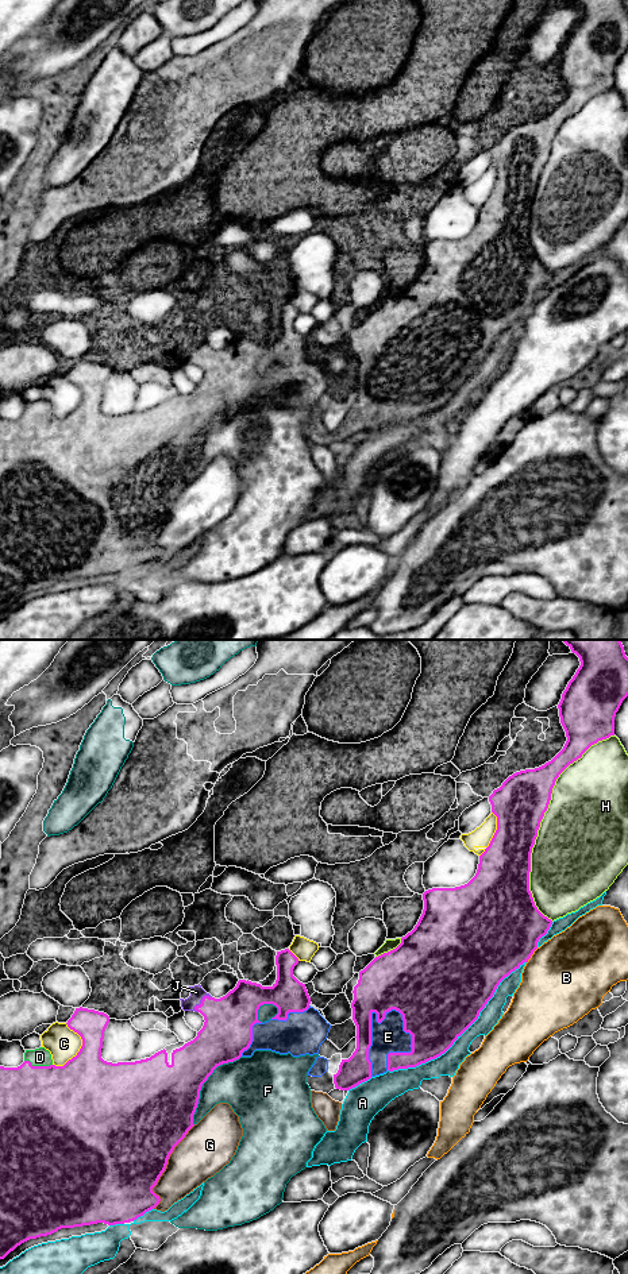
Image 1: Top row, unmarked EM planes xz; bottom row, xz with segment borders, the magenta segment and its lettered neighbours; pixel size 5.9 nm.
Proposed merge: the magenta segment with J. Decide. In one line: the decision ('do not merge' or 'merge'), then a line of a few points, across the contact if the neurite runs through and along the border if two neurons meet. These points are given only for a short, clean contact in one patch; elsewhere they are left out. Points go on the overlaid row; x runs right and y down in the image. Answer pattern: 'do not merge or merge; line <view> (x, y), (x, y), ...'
merge

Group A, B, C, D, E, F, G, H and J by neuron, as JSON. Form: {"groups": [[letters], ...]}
{"groups": [["A"], ["B"], ["C"], ["D", "E", "J"], ["F"], ["G"], ["H"]]}

